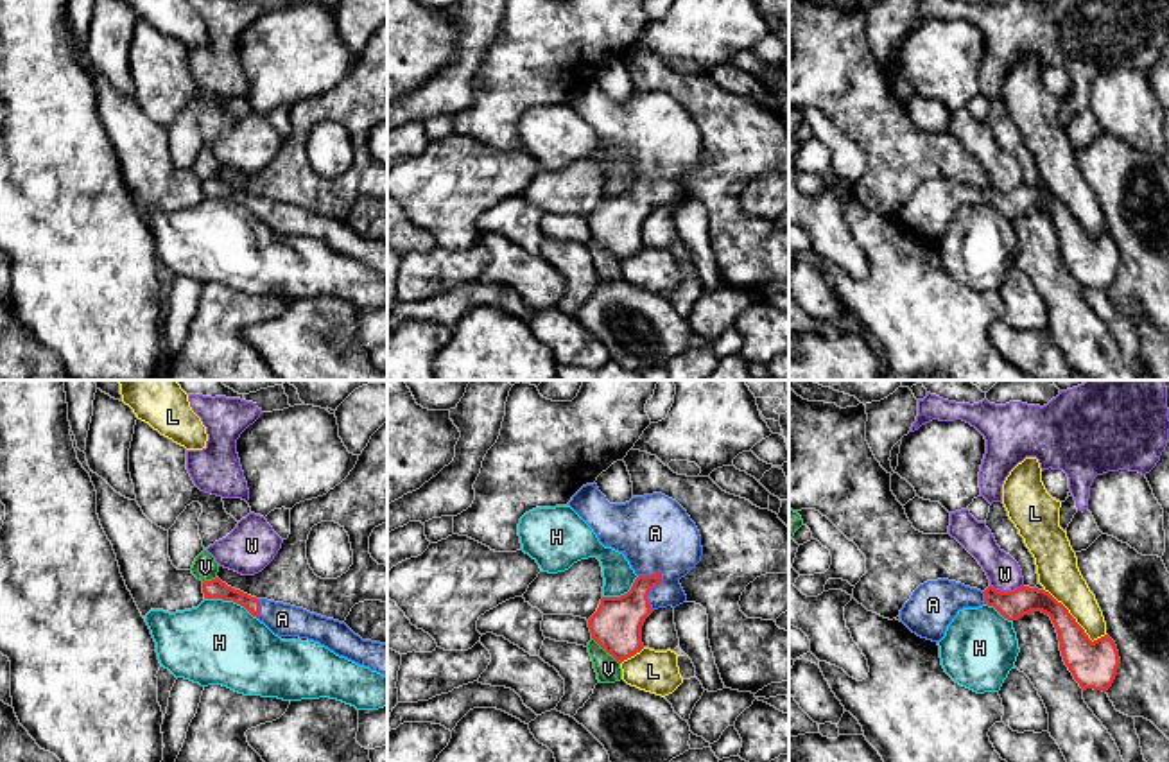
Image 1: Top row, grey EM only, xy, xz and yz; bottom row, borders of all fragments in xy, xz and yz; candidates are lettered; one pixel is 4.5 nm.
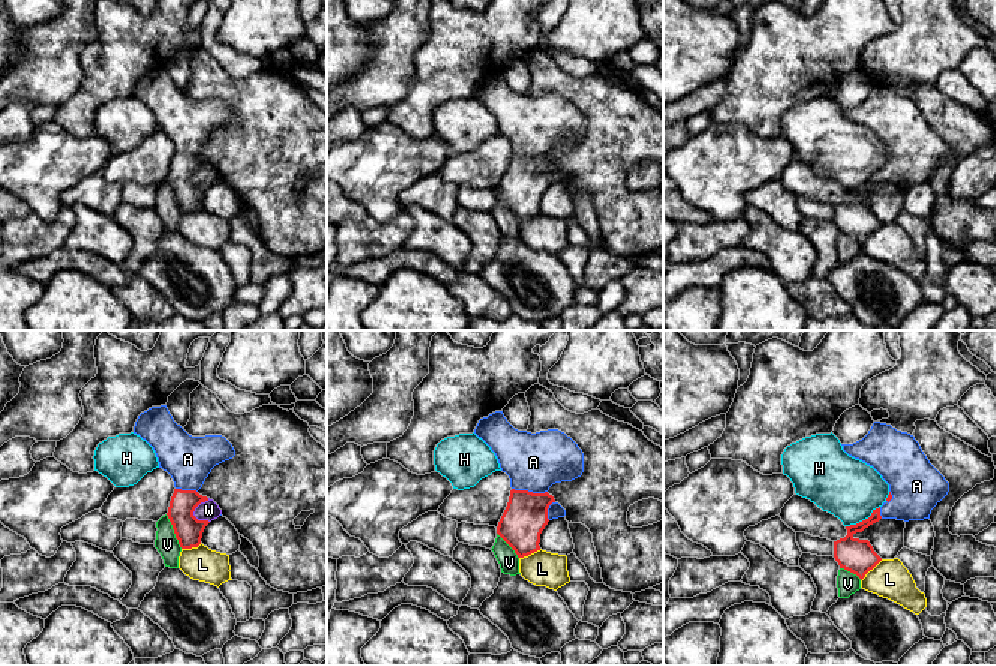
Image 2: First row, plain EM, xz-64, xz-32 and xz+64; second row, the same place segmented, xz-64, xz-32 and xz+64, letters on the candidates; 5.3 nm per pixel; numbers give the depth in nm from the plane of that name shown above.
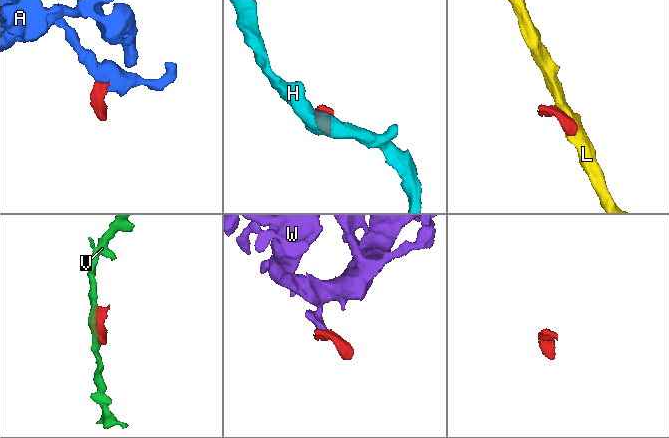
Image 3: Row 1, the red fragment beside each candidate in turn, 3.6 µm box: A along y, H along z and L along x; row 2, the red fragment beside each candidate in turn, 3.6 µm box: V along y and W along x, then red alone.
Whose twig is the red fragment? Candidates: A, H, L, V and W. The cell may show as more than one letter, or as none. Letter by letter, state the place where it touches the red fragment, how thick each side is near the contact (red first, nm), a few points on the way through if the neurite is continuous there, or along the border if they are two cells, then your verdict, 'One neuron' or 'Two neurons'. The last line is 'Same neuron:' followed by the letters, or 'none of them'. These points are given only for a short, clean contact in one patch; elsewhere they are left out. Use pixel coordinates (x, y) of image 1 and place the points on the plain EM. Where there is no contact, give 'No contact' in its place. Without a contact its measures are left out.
A: Touches red at xz (651, 185). Thickness 220 nm (red) against 340 nm. Path across: xz (615, 225), (651, 185), (660, 181), (655, 131). One neuron
H: Touches red at xy (232, 198). Thickness 90 nm (red) against 380 nm. Boundary: xy (205, 196), (232, 198), (257, 217). Two neurons
L: Touches red at yz (1074, 219). Thickness 200 nm (red) against 180 nm. Two neurons
V: Touches red at xz (606, 250). Thickness 220 nm (red) against 110 nm. Two neurons
W: Touches red at yz (1006, 190). Thickness 130 nm (red) against 150 nm. Boundary: yz (1022, 181), (1012, 189), (990, 185). Two neurons
Same neuron: A

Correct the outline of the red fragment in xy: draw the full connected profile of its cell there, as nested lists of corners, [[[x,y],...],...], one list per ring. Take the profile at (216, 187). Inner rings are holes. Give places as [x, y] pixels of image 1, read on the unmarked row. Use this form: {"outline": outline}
{"outline": [[[219,176],[203,181],[204,197],[233,199],[264,221],[278,235],[319,240],[339,255],[369,265],[387,276],[387,242],[362,238],[344,221],[283,201],[251,195]]]}

